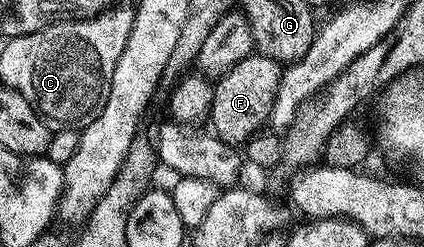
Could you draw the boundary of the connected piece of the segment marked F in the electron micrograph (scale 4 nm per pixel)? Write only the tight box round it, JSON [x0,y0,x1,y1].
[208,54,283,145]

